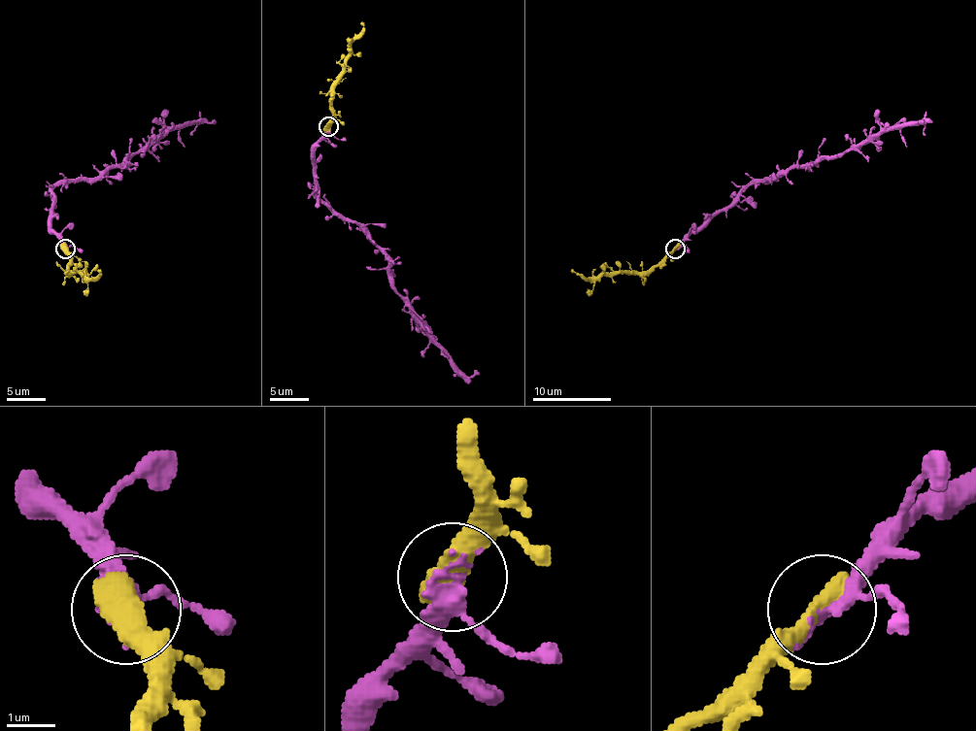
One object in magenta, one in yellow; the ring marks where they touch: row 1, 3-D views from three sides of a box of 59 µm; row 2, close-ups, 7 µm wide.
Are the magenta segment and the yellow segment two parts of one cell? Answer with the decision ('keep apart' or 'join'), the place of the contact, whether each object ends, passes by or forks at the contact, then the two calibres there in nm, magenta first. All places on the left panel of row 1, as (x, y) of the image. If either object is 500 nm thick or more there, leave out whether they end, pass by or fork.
join; place (65, 249); calibres 280 and 650 nm

